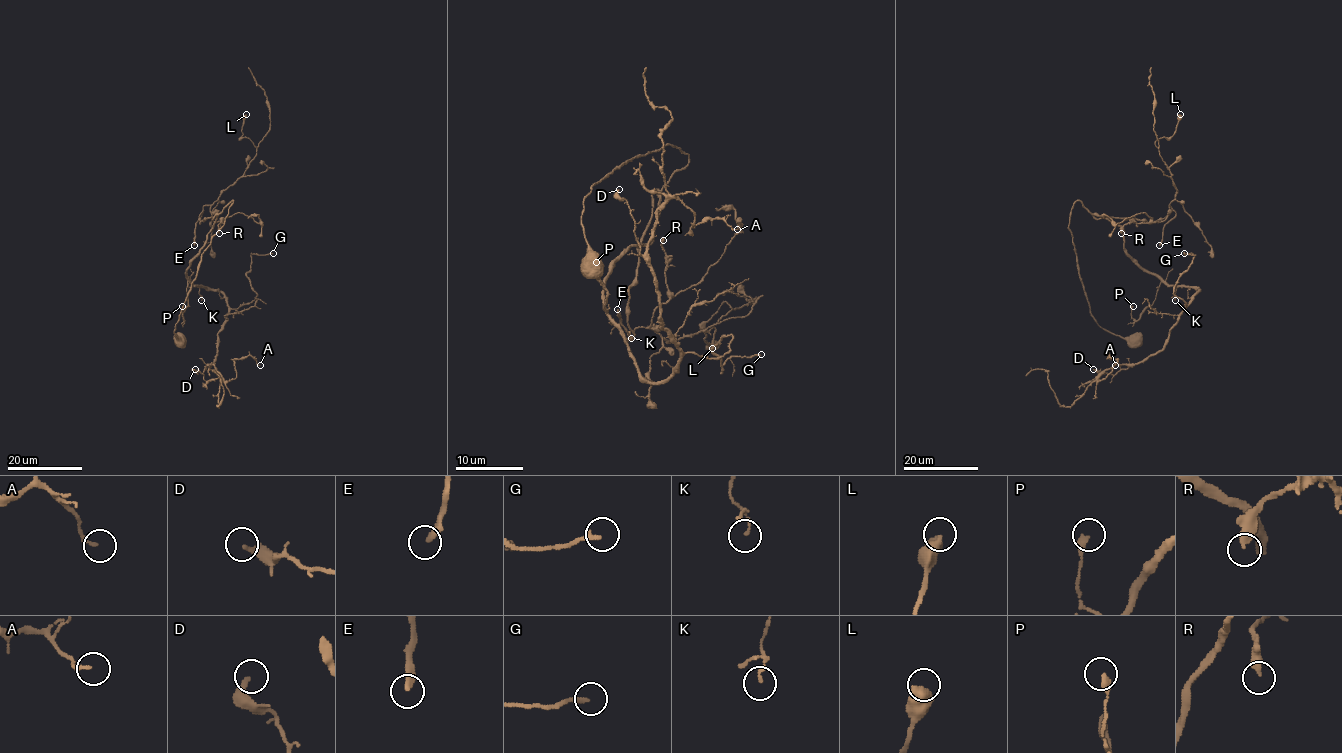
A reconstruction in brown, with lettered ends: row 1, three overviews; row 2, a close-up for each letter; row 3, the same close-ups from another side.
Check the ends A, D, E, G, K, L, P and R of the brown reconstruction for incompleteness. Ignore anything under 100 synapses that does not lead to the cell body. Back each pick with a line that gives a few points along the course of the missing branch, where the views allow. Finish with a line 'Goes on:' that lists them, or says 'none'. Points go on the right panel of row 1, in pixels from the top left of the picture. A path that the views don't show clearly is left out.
E: missing branch runs (1159, 245), (1110, 285), (1046, 303), (1014, 321), (971, 325)
Goes on: E

